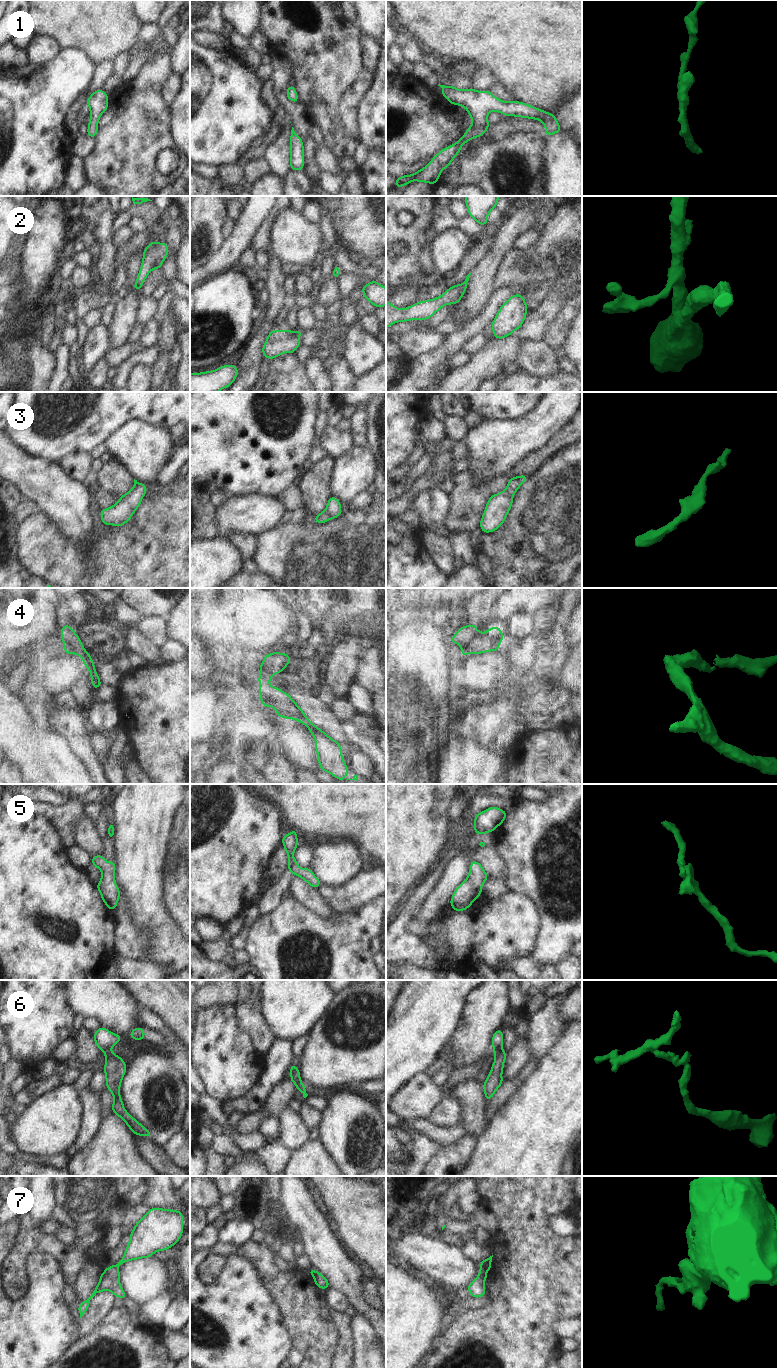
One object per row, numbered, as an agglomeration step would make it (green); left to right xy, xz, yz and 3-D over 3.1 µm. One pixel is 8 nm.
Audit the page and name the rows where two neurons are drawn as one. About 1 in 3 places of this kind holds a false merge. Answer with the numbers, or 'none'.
3, 4, 6, 7

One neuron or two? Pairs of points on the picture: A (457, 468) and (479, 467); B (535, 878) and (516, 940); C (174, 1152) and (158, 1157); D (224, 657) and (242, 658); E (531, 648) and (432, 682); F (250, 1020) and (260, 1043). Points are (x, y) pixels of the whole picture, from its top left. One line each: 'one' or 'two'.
A: two
B: two
C: two
D: one
E: two
F: one

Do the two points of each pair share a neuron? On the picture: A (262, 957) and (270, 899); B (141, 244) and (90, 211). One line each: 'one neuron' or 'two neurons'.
A: two neurons
B: two neurons

